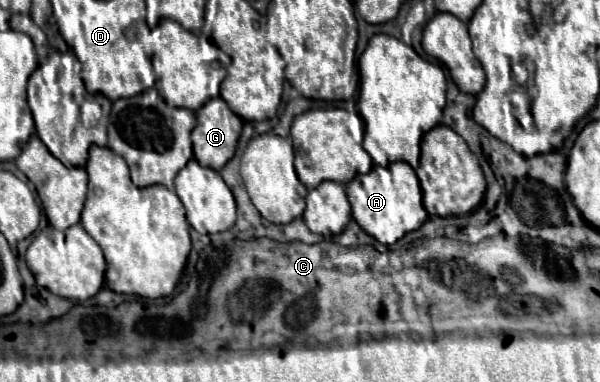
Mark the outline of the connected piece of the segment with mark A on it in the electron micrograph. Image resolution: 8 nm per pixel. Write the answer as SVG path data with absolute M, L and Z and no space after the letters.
M404 161L392 163L390 167L378 167L374 165L370 173L354 177L346 185L346 195L352 205L352 217L354 221L374 239L378 239L384 245L392 245L398 239L402 239L406 233L418 229L428 213L422 205L422 189L420 181L410 165Z

